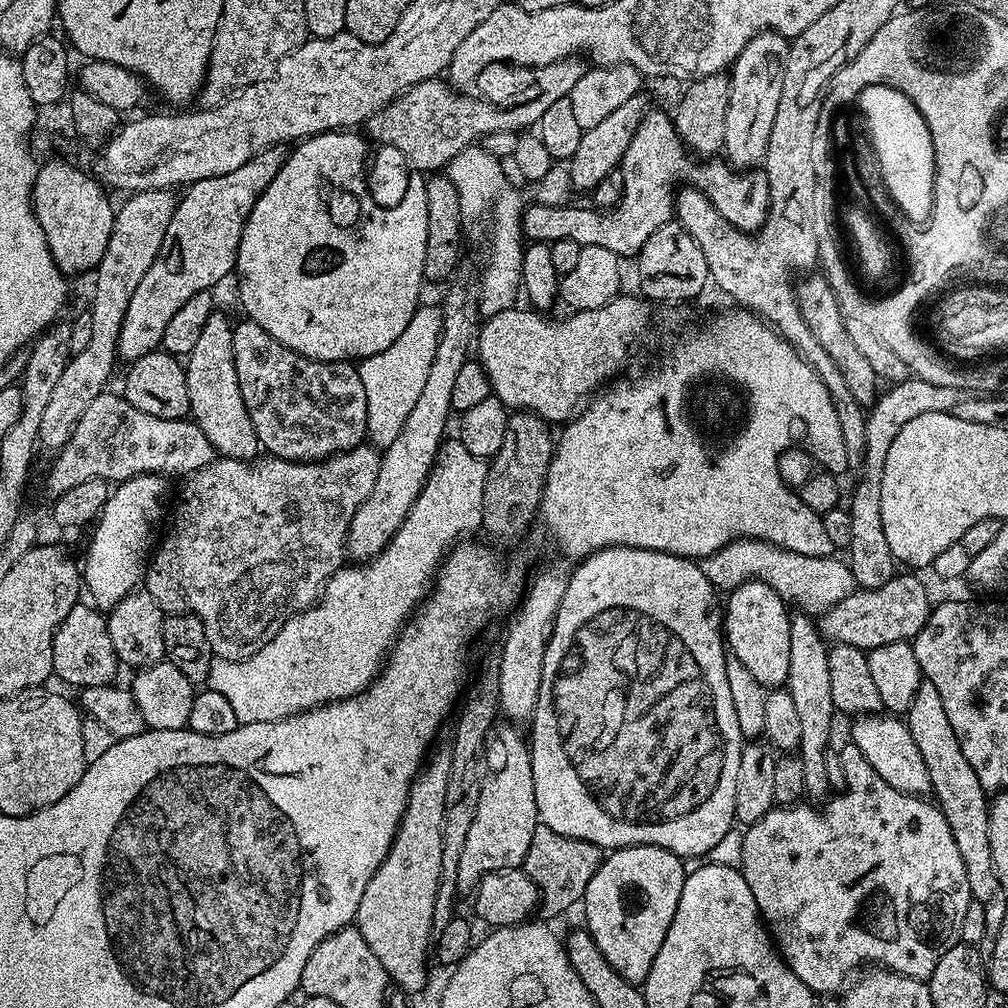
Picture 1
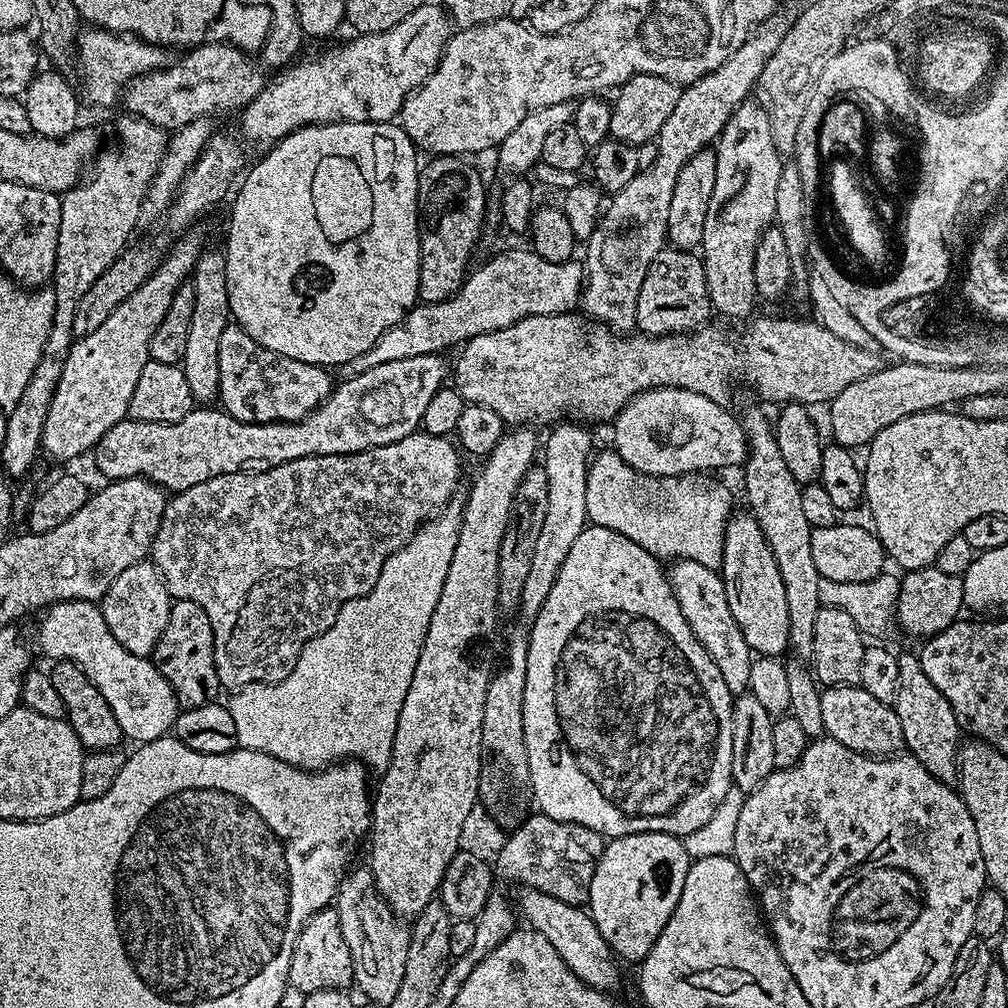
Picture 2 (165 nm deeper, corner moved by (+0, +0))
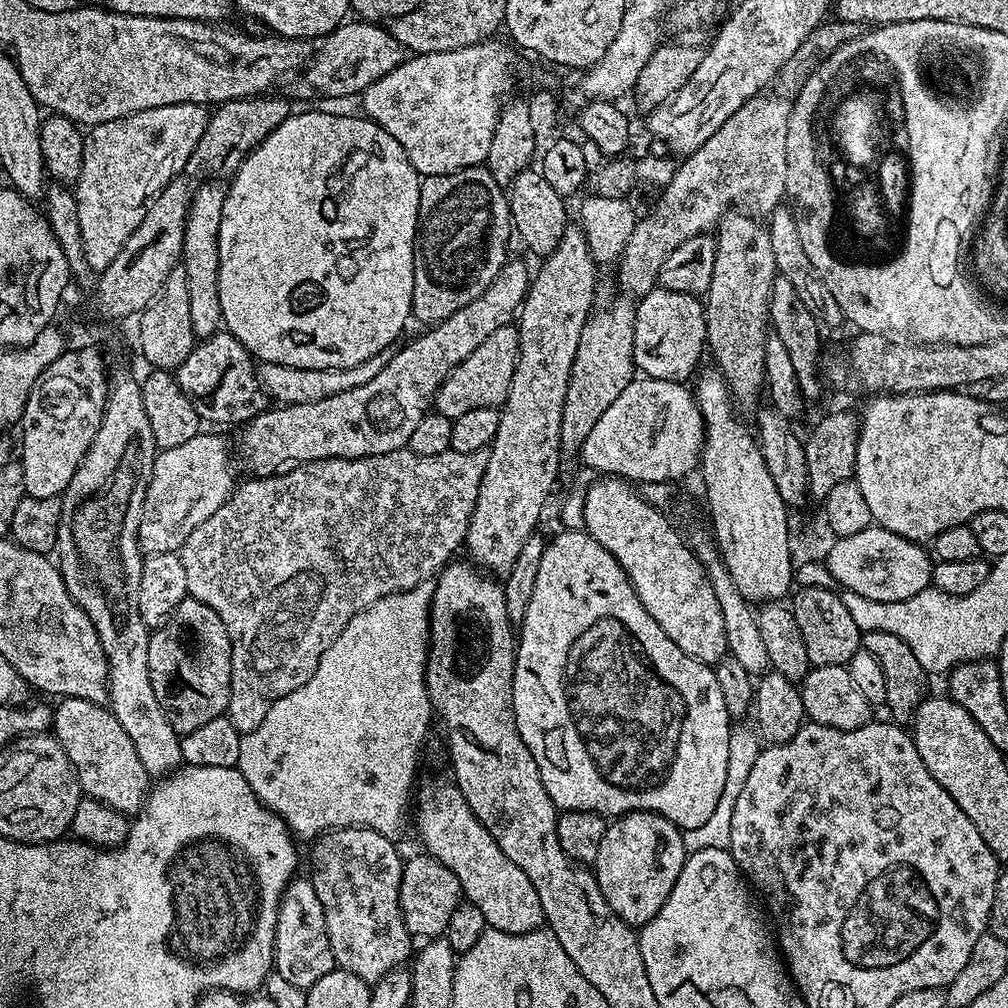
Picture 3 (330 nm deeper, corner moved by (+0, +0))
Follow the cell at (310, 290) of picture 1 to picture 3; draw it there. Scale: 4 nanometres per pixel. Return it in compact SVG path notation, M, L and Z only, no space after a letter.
M299 112L287 116L282 122L282 126L278 126L278 130L270 133L244 159L242 166L237 170L236 175L231 177L230 183L227 185L222 206L222 226L218 230L218 302L222 302L222 324L230 335L238 338L238 342L242 342L242 346L253 358L265 364L281 364L299 368L349 368L358 366L358 362L366 362L366 358L374 358L374 354L389 351L397 343L395 340L399 338L404 323L412 316L412 299L414 298L414 254L412 249L416 247L416 229L420 223L420 181L422 177L414 170L406 150L402 150L402 146L398 146L398 142L394 138L390 138L390 134L386 134L386 130L382 130L372 120L361 118L359 115L357 115L358 117L335 116L332 112Z

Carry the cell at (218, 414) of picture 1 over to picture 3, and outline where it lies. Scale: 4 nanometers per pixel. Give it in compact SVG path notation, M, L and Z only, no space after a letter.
M201 183L192 193L192 201L186 214L186 230L180 258L190 289L190 326L194 326L197 341L207 340L222 328L222 302L218 302L218 230L222 226L225 191L223 183Z

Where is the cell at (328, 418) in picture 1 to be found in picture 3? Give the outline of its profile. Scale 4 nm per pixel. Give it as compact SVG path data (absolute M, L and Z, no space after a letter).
M227 330L215 332L207 340L199 341L186 358L186 362L182 362L176 367L174 375L178 386L182 386L182 394L186 394L186 398L190 398L194 410L198 410L201 421L207 423L209 420L212 424L243 426L253 420L259 412L265 411L270 404L268 397L264 395L263 388L260 387L260 377L254 358L245 350L242 342L238 342L238 338L234 338Z

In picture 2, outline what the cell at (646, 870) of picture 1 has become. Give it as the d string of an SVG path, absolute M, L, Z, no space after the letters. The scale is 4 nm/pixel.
M643 832L609 839L590 882L587 911L598 926L598 934L606 938L609 948L621 961L642 962L650 954L654 942L666 930L686 874L690 857L683 839L661 832Z

